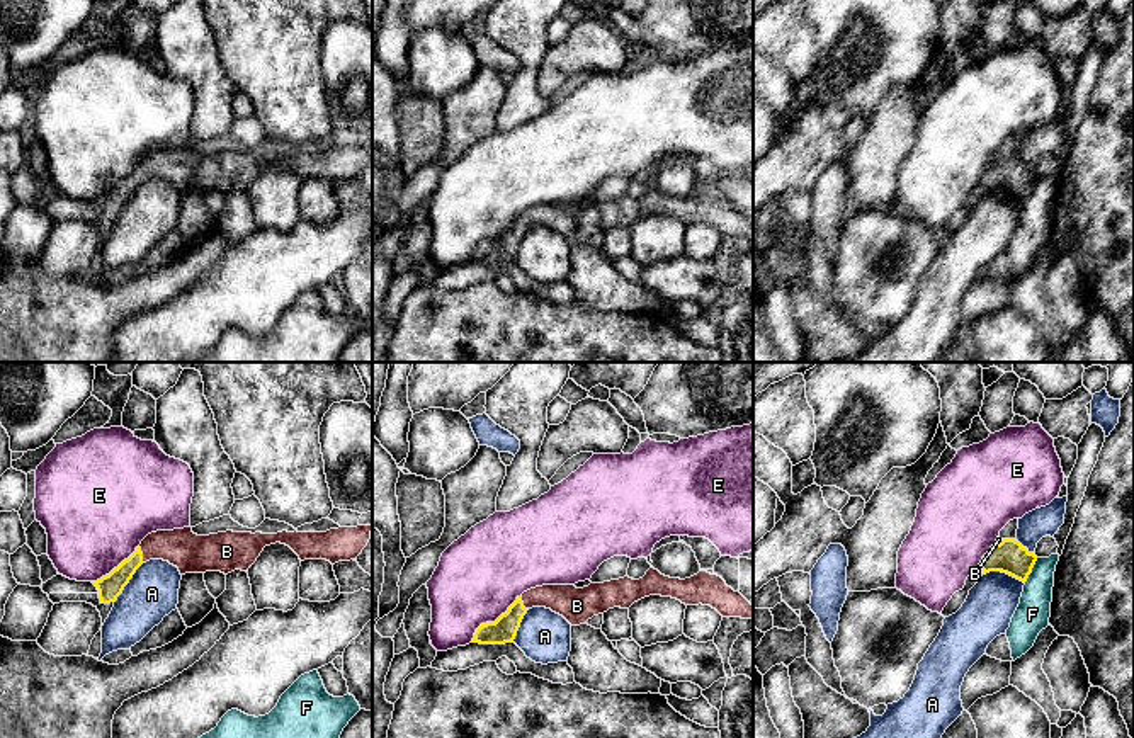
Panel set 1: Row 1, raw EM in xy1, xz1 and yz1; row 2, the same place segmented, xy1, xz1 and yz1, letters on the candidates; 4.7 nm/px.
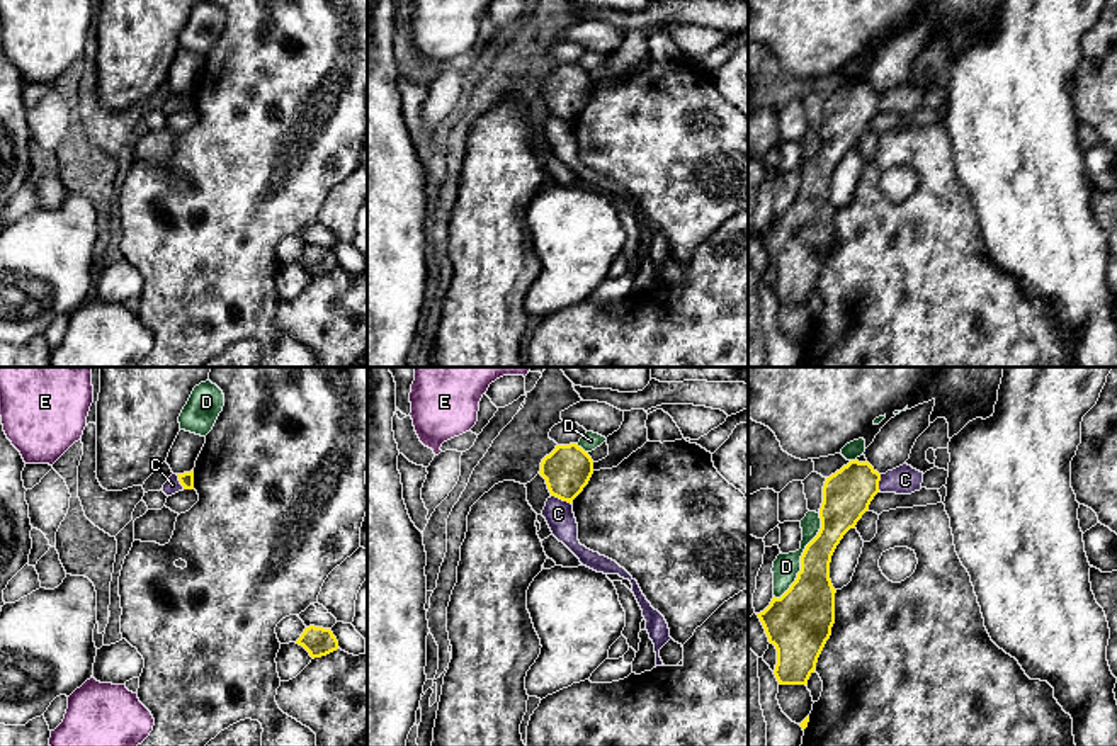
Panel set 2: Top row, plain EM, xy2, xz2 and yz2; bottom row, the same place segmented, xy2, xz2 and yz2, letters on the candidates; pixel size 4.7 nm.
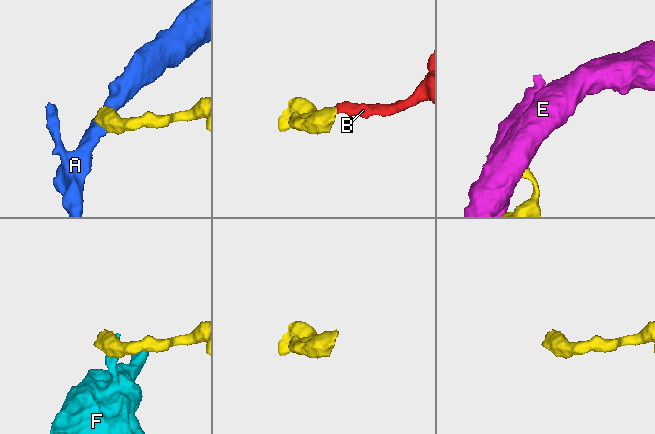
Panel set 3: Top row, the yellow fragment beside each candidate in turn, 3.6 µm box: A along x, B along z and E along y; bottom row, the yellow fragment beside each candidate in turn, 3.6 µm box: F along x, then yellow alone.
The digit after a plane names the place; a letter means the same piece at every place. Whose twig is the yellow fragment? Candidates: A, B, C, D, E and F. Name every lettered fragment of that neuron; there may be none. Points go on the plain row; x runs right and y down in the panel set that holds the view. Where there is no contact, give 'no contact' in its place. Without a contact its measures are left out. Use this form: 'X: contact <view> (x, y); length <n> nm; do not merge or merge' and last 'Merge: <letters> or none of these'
A: contact yz1 (1003, 191); length 200 nm; do not merge
B: contact xy1 (141, 174); length 80 nm; merge
C: contact xz2 (561, 118); length 100 nm; do not merge
D: contact yz2 (801, 177); length 460 nm; do not merge
E: contact xz1 (495, 240); length 340 nm; do not merge
F: contact yz1 (1031, 189); length 140 nm; do not merge
Merge: B

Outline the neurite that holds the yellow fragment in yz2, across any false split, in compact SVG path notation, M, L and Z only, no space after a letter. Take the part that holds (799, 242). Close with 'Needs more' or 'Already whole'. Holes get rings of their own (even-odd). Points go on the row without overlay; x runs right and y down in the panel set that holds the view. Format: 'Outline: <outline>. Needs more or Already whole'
Outline: M850 80L840 90L826 97L823 105L823 122L819 127L821 148L806 165L801 175L801 190L791 207L772 218L770 224L757 233L768 262L777 268L774 294L779 304L808 304L816 289L818 277L831 255L835 243L835 212L830 199L831 175L843 155L855 148L857 141L869 129L870 121L879 112L881 93L865 80Z. Already whole

